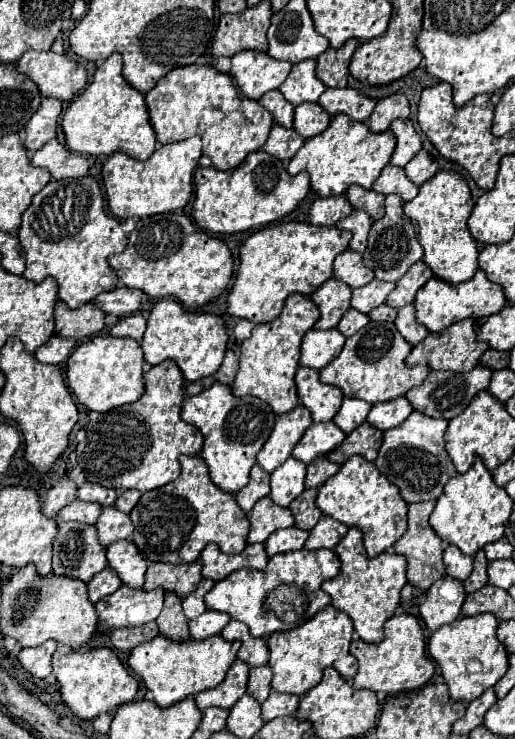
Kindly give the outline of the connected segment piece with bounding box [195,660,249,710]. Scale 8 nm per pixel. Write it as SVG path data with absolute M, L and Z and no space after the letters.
M235 660L225 680L217 688L209 692L199 692L195 696L199 710L205 710L209 706L231 708L247 692L247 680L249 680L249 666L243 664L243 660Z

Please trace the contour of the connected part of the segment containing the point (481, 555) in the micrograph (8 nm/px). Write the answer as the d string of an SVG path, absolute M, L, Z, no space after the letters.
M483 550L475 554L475 568L471 576L465 580L465 592L477 592L487 584L487 556Z

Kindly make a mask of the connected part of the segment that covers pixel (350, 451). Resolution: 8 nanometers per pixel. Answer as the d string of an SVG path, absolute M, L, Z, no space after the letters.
M363 422L359 428L355 428L351 434L347 434L343 444L339 444L333 452L329 452L327 458L331 462L343 464L349 456L361 454L373 462L381 448L381 440L383 440L383 432L379 432L379 428L373 428L367 422Z

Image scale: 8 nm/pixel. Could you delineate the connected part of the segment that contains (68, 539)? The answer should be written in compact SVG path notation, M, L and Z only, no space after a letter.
M59 520L59 534L53 544L53 572L55 574L65 574L65 576L89 582L97 572L101 572L107 566L105 552L107 550L101 546L95 526Z

